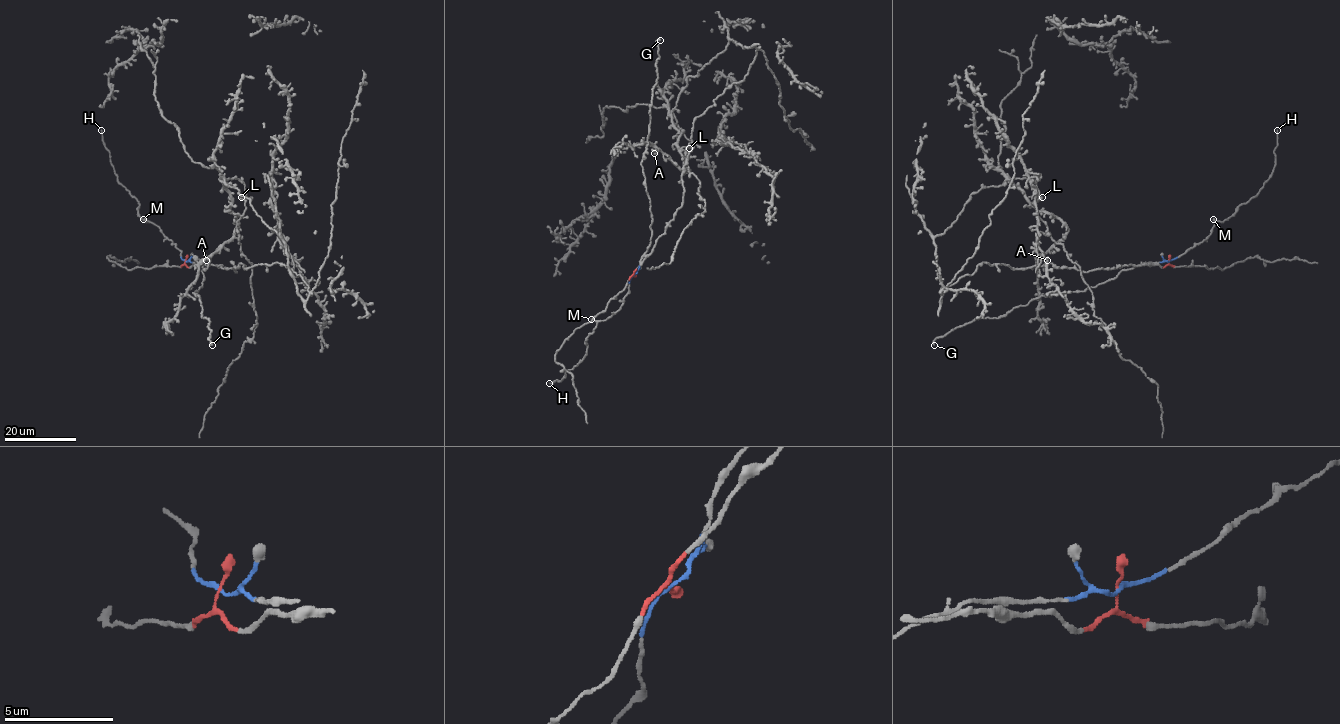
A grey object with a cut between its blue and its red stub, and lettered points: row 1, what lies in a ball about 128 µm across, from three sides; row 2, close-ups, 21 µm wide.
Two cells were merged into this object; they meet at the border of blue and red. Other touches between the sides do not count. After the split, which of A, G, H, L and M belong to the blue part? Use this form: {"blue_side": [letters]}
{"blue_side": ["G", "H", "M"]}

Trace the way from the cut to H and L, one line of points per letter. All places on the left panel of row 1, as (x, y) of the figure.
H: (185, 261), (157, 226), (139, 215), (139, 202), (118, 181), (101, 129)
L: (185, 260), (236, 271), (282, 263), (308, 285), (306, 300), (286, 245), (224, 179), (244, 185), (240, 196)

